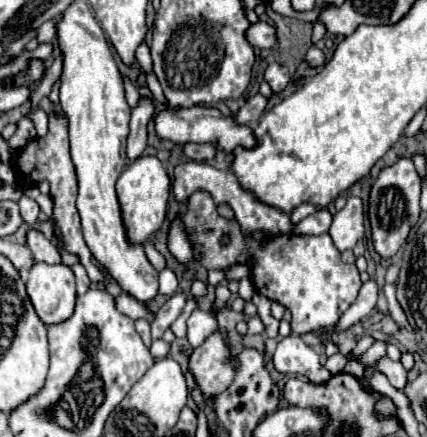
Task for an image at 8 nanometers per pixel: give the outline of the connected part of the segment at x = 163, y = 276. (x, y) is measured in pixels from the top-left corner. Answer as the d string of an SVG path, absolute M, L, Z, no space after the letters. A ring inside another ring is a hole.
M169 268L161 270L161 274L159 274L159 292L165 294L167 298L171 298L177 292L177 278Z

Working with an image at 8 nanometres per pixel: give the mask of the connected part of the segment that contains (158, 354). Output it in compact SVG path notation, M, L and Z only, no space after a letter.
M153 340L153 344L151 344L150 353L153 358L157 358L157 360L161 360L161 358L165 358L167 354L169 354L169 348L171 348L171 344L169 342L165 342L165 340Z

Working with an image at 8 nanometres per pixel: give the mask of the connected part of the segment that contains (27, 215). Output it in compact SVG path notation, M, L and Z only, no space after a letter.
M23 196L19 200L19 208L21 208L21 218L27 222L27 224L35 224L37 220L37 214L39 214L39 204L29 198L29 196Z

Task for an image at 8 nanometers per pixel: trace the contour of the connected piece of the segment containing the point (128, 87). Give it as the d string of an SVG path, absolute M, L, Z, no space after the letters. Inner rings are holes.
M123 76L123 80L125 80L125 96L127 96L127 104L133 108L133 104L137 104L137 100L139 100L139 90L137 90L137 86L131 82L131 78Z

